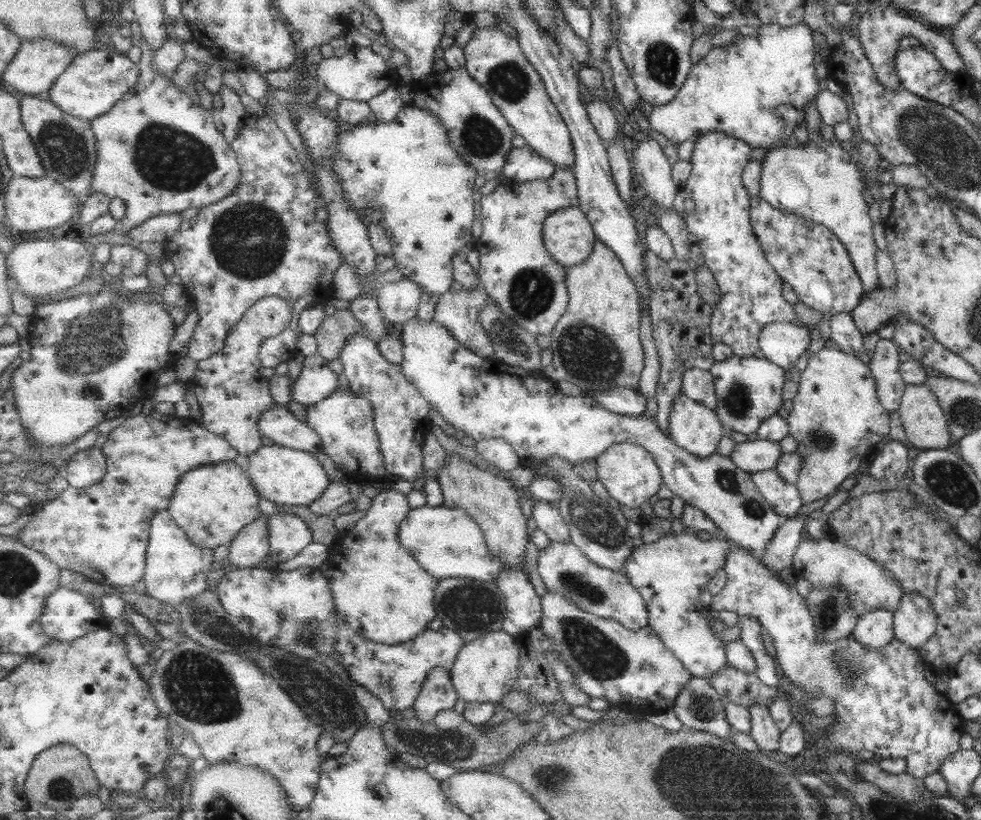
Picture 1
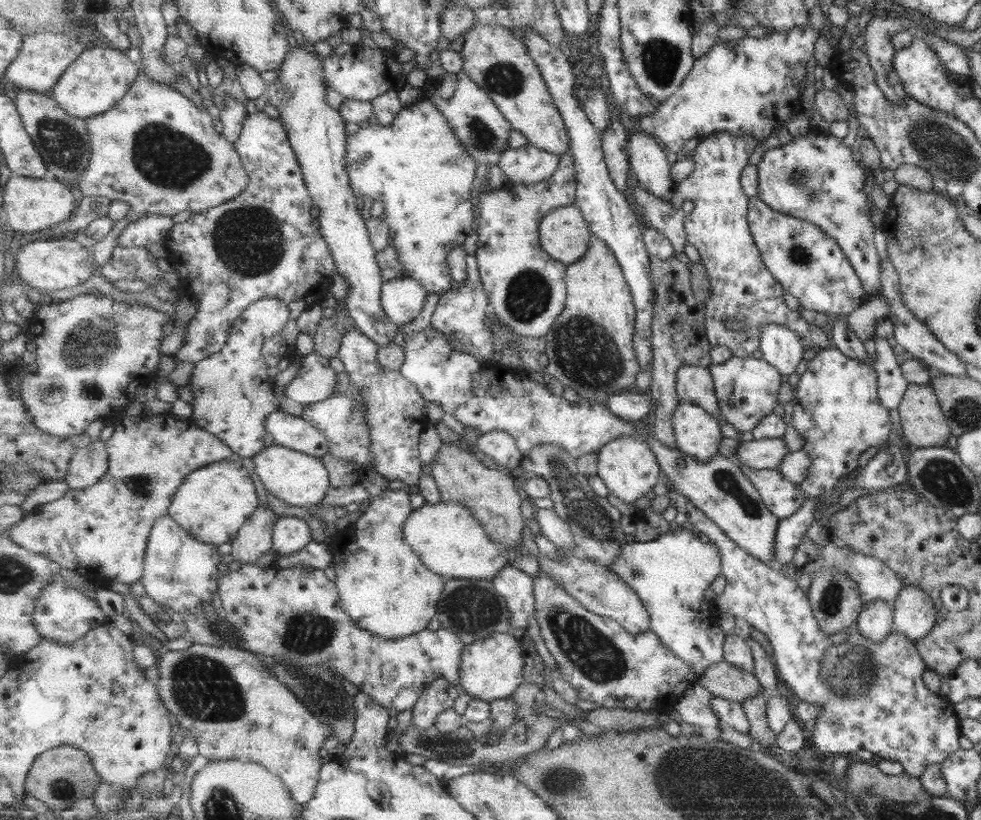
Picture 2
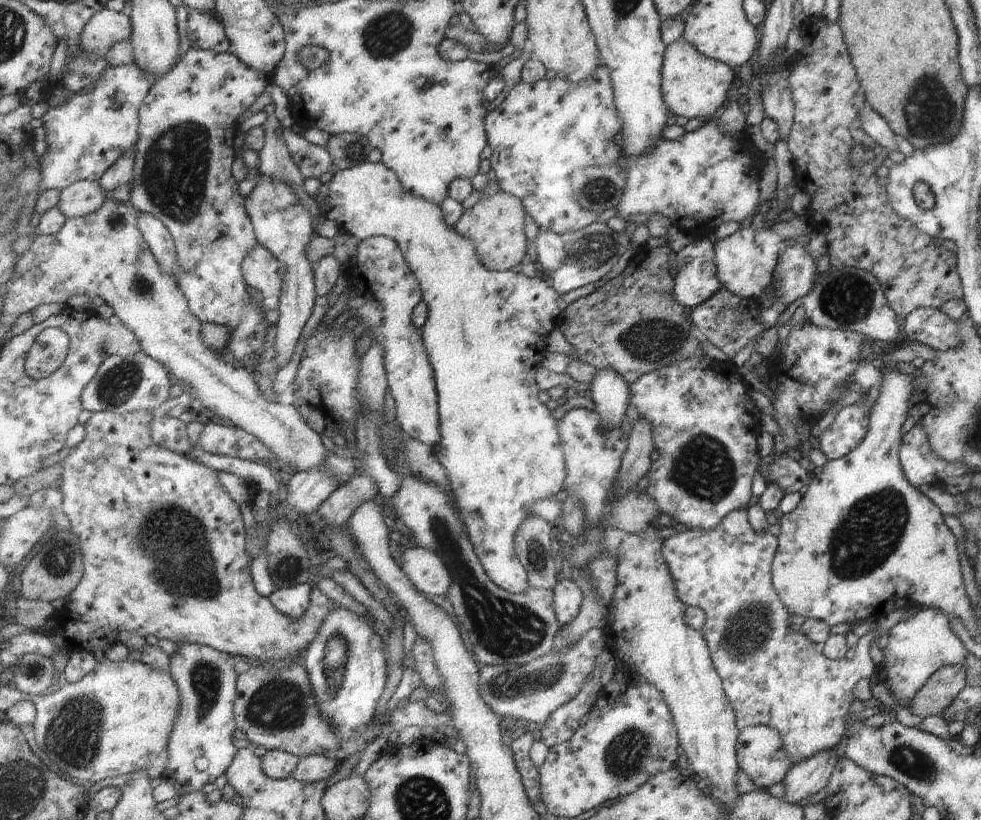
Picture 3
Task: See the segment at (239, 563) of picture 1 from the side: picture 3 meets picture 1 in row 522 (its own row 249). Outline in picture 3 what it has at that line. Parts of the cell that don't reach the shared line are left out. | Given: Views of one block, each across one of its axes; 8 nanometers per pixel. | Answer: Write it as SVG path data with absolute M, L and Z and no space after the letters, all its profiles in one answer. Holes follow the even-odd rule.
M263 245L255 247L243 261L246 283L262 294L262 306L266 310L279 310L283 277L279 274L281 263Z

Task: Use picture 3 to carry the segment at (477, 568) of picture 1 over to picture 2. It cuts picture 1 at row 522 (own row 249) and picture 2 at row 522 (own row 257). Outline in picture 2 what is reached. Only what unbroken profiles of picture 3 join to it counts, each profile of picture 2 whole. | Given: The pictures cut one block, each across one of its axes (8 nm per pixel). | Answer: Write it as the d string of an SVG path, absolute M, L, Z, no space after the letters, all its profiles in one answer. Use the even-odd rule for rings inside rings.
M459 502L425 503L414 509L407 519L405 533L407 544L418 553L423 564L445 579L493 581L513 557L501 544L494 544L470 509Z

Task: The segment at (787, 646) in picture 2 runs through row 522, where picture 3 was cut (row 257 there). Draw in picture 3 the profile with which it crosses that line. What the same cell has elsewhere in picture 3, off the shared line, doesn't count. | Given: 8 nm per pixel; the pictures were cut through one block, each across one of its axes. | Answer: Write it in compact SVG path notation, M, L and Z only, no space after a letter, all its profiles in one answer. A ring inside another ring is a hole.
M707 236L698 239L695 244L690 244L677 254L677 274L675 274L676 299L688 310L698 304L709 300L719 289L722 283L718 280L717 269L714 265L714 247Z

